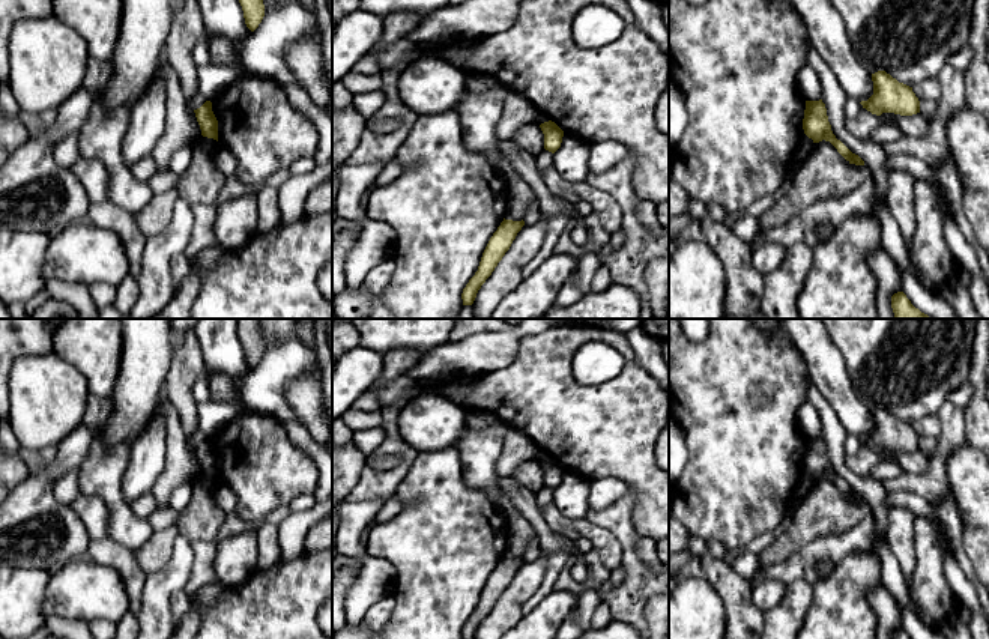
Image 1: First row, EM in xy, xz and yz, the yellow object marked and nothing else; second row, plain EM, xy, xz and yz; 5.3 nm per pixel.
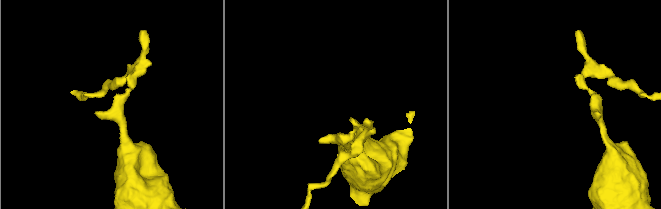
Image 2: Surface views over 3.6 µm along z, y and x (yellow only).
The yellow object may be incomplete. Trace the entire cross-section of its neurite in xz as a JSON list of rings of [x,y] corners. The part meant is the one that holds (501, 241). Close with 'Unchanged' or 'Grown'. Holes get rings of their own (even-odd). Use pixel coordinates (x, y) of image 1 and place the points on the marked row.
[[[505,220],[501,223],[498,230],[493,233],[490,238],[478,271],[475,275],[469,280],[466,287],[463,289],[461,299],[463,305],[472,305],[478,290],[481,286],[485,283],[485,280],[491,275],[498,263],[502,260],[505,253],[510,250],[513,241],[516,239],[517,233],[522,230],[525,226],[525,221],[513,221],[513,220]]]. Unchanged

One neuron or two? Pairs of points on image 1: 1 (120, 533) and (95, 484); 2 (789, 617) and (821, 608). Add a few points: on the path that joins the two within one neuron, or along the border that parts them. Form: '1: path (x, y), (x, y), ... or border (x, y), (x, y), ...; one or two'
1: path (120, 520), (117, 505), (107, 495); one
2: border (812, 585), (807, 614), (801, 623); two

